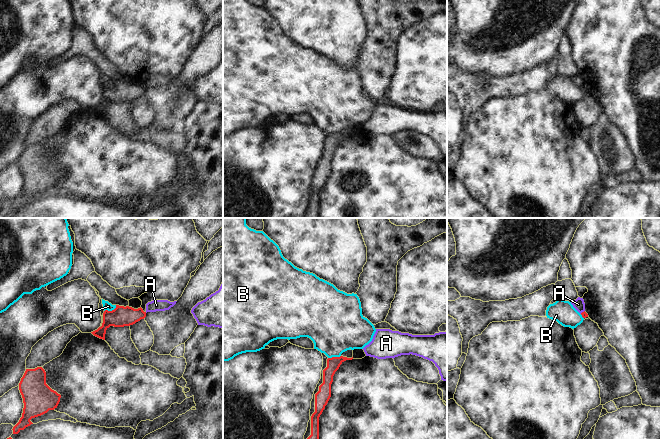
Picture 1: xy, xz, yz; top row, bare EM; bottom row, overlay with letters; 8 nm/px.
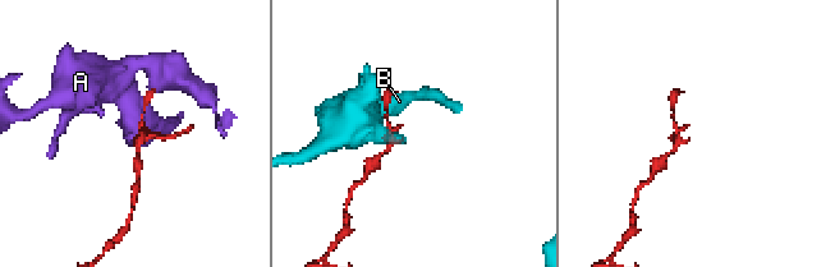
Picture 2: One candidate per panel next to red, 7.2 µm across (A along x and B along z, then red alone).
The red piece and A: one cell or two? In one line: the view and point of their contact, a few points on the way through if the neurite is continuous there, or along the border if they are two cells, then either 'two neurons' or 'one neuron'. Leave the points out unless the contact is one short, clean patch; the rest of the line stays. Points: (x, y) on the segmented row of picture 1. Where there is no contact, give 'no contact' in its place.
meets red in yz at (582, 312); border along yz (584, 310), (580, 313); two neurons

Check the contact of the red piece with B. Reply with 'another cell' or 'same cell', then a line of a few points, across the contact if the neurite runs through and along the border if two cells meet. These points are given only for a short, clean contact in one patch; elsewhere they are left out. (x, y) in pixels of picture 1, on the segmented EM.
another cell; line xy (116, 305), (113, 309), (104, 311)

